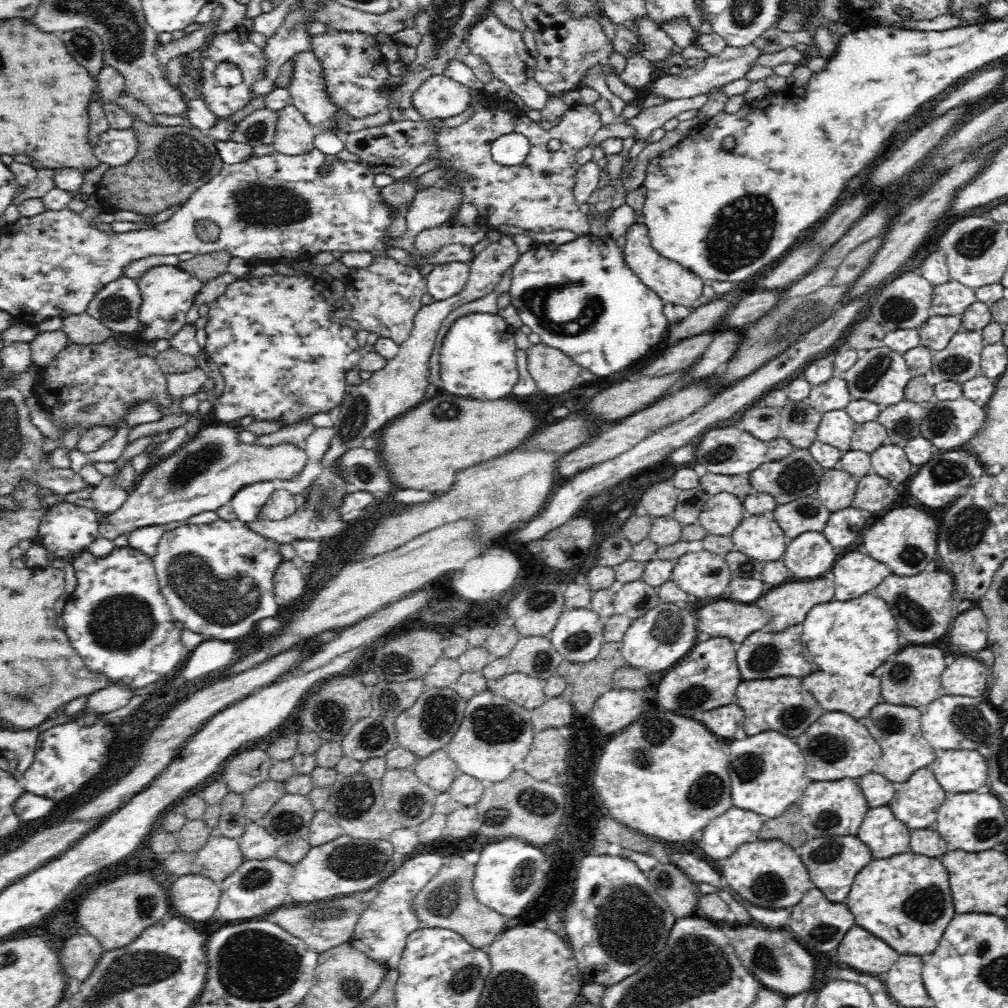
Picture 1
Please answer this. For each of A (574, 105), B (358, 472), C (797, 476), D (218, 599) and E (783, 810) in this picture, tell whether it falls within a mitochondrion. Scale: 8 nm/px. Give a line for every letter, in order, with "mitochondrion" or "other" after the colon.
A: other
B: mitochondrion
C: mitochondrion
D: mitochondrion
E: other

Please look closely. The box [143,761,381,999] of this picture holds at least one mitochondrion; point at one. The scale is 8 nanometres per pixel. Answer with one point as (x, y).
(354, 799)

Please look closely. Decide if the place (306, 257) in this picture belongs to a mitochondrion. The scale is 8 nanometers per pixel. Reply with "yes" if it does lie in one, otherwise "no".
no

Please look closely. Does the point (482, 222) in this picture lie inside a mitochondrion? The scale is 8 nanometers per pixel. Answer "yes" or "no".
no

